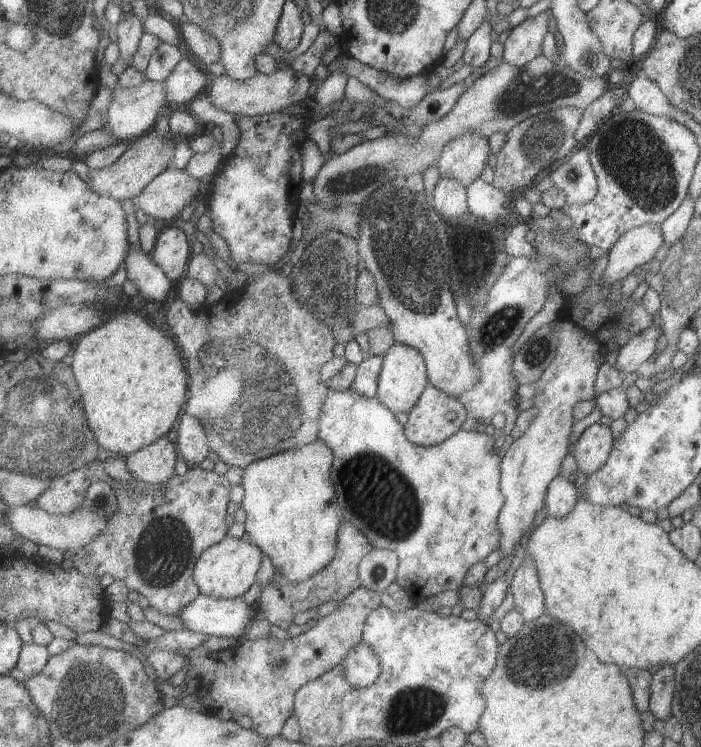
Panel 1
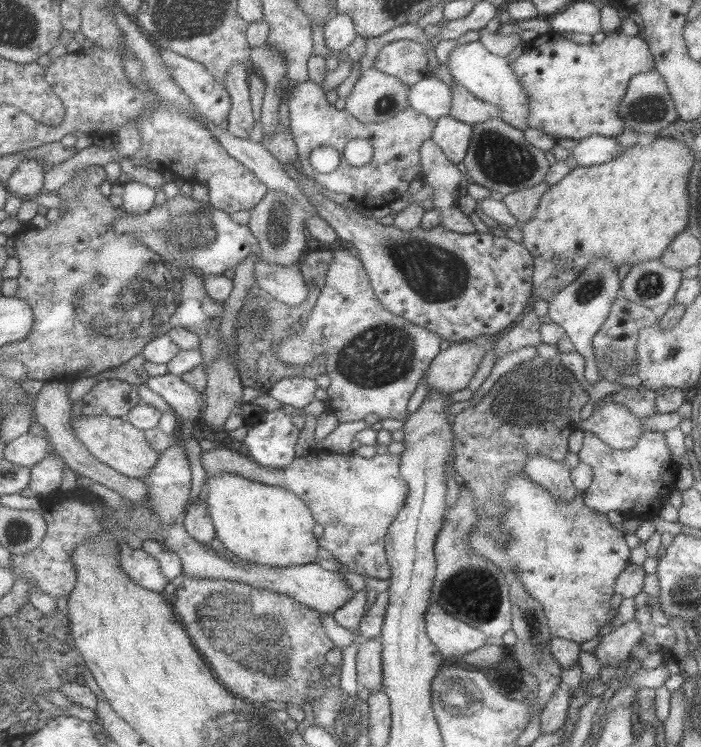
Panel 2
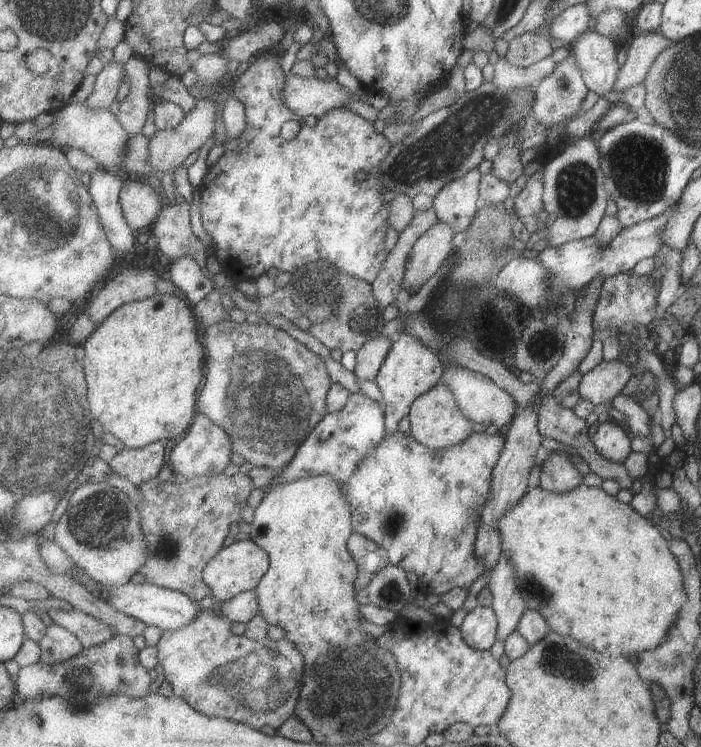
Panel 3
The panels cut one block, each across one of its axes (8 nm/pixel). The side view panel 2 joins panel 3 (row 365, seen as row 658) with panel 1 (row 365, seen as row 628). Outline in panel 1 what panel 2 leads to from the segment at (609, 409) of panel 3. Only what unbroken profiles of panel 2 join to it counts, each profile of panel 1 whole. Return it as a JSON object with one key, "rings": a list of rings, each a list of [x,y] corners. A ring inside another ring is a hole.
{"rings":[[[652,324],[641,332],[629,337],[628,341],[619,348],[613,368],[618,372],[637,372],[637,366],[645,362],[655,349],[657,337],[661,334],[661,326],[655,328]]]}

